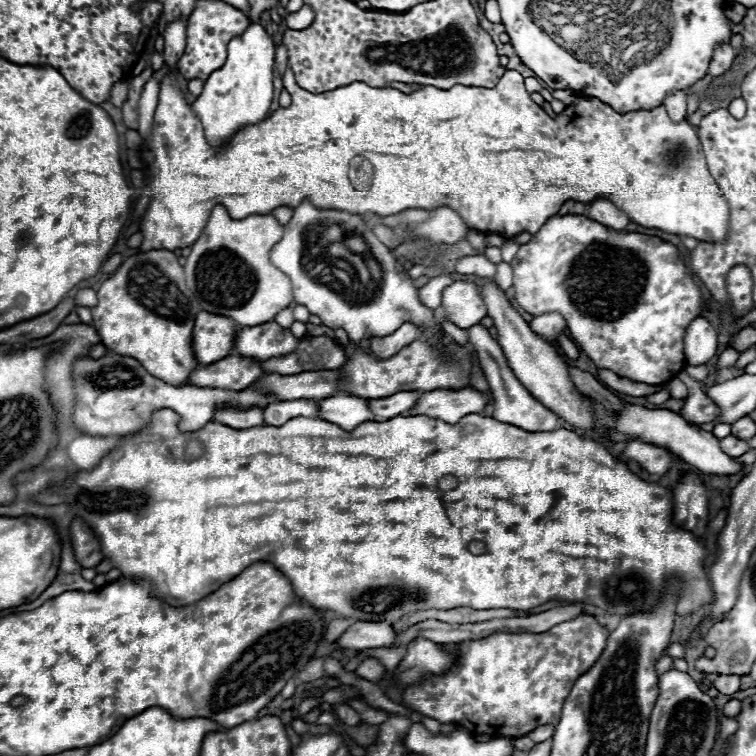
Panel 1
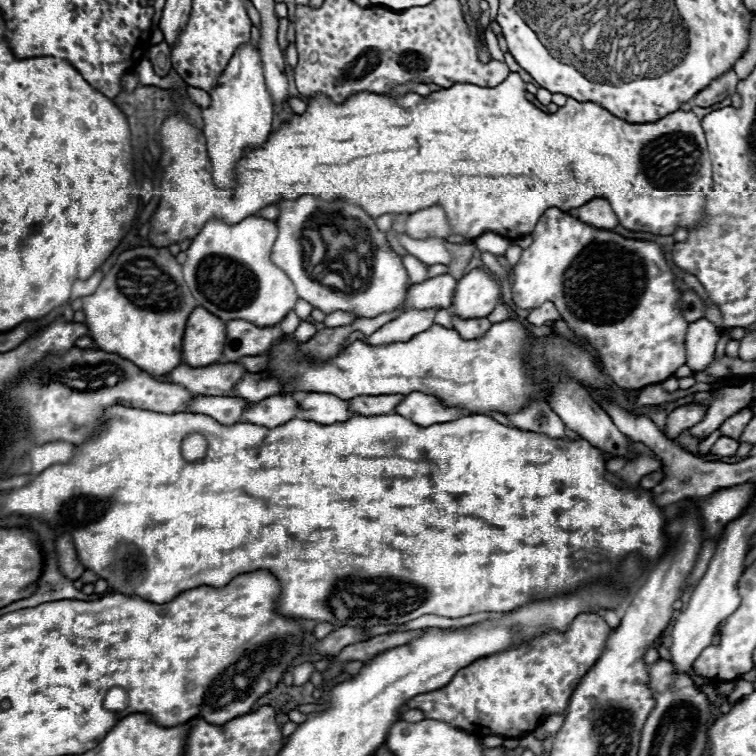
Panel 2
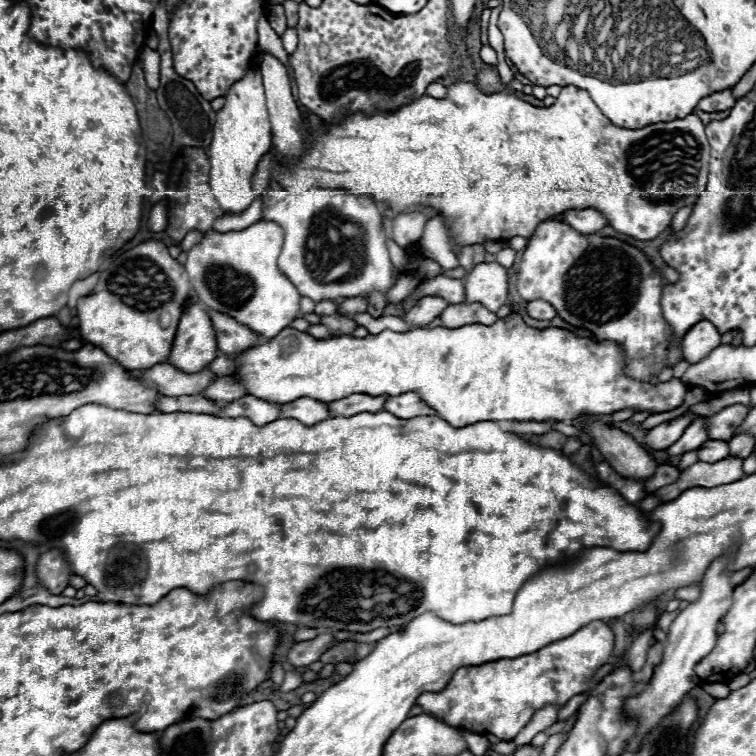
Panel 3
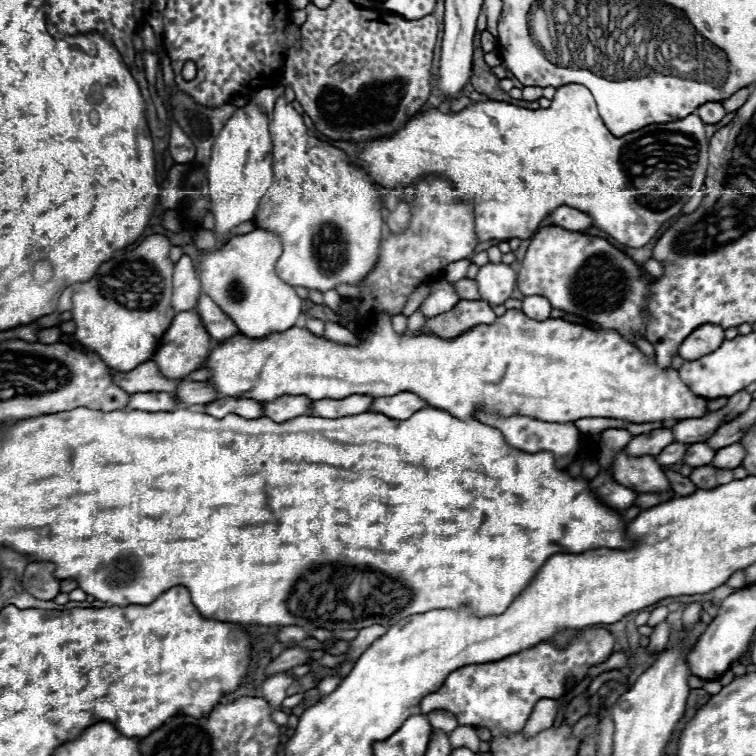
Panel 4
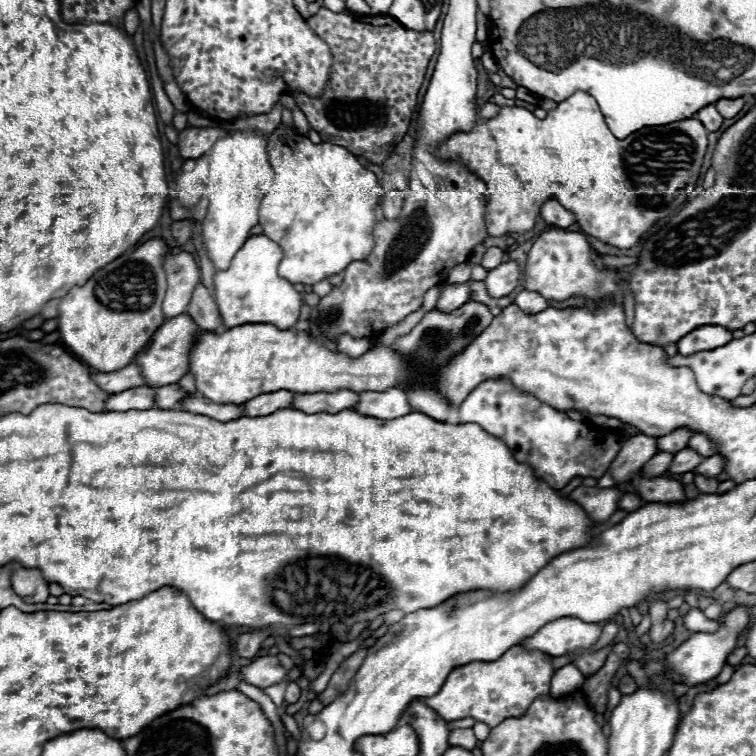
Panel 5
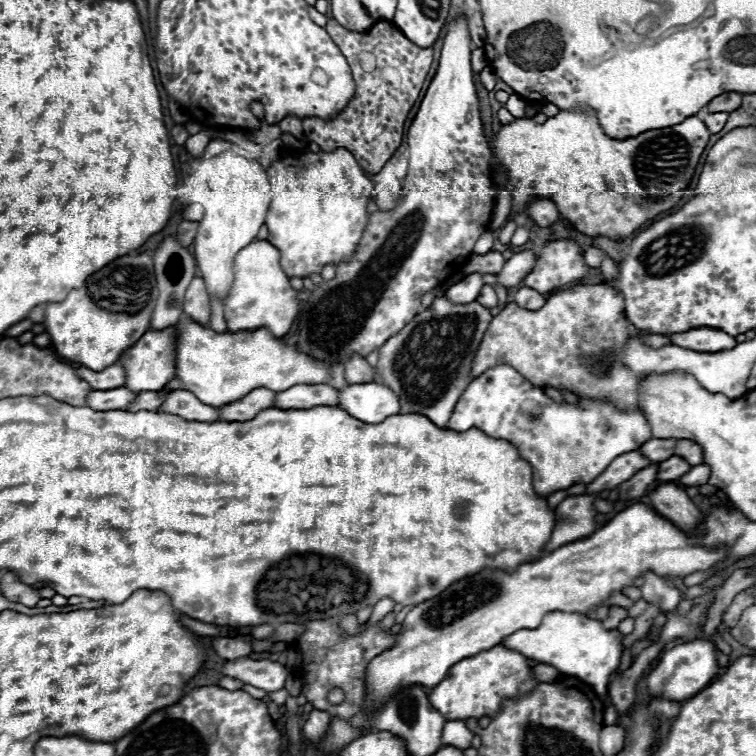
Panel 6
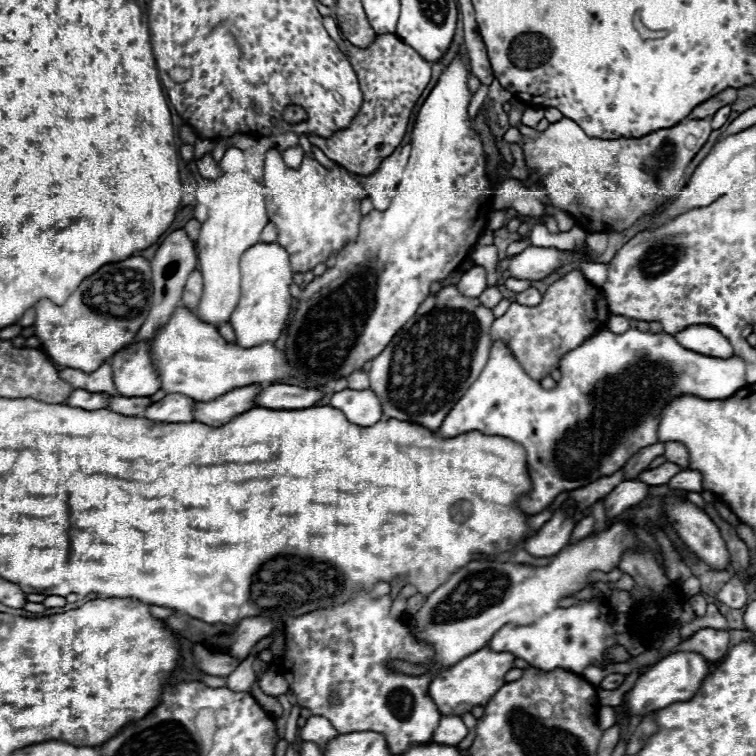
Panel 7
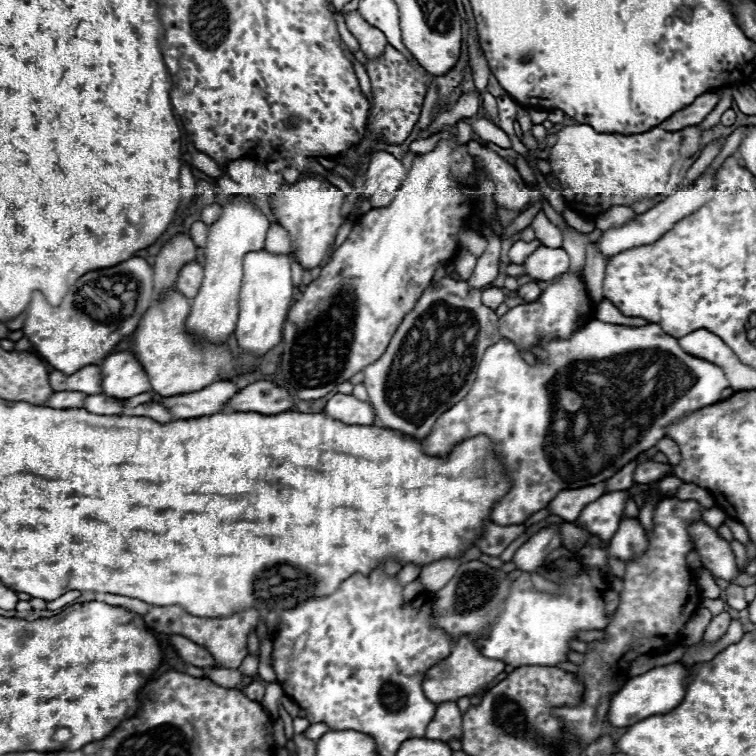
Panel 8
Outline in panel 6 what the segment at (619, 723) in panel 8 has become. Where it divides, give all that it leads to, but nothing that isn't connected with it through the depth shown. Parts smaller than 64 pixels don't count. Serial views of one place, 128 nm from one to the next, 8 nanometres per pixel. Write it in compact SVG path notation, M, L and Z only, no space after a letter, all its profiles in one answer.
M692 640L680 646L674 646L672 650L664 652L660 658L660 664L650 672L646 694L650 698L664 698L672 702L682 702L692 698L700 688L706 688L712 678L718 674L718 662L716 662L716 646L706 640Z

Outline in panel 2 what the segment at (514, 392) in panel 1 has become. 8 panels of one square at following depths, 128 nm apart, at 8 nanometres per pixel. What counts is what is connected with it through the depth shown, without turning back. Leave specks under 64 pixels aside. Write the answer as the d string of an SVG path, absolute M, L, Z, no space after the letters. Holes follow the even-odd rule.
M452 314L452 324L454 324L454 330L460 332L462 338L466 340L472 340L472 338L480 338L490 326L492 322L488 318L480 318L480 320L464 320L456 314ZM532 402L530 406L508 414L508 420L514 424L514 428L520 430L528 430L528 432L536 432L536 434L544 434L550 438L562 438L562 440L570 440L566 436L566 426L564 422L550 410L548 404L540 404L540 402Z

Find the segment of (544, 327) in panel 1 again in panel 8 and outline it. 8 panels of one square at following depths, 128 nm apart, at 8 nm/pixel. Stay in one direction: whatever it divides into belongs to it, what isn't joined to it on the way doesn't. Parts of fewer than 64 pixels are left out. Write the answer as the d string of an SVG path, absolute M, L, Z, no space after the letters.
M528 282L528 284L518 288L518 296L524 298L526 302L534 302L540 294L542 294L542 290L540 290L540 286L536 282Z

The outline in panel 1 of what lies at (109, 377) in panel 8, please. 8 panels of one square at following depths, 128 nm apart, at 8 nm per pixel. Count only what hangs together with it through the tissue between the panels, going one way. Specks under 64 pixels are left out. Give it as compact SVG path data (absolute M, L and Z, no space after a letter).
M198 312L192 330L192 350L196 362L202 366L214 364L226 358L232 350L236 324L224 320L224 316L212 316L210 312Z

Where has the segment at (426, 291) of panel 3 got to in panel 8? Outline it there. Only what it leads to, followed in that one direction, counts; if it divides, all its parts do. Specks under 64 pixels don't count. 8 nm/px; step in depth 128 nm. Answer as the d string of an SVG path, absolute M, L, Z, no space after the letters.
M486 288L486 290L482 292L482 302L484 302L488 308L496 310L496 308L504 302L504 292L502 292L502 288Z

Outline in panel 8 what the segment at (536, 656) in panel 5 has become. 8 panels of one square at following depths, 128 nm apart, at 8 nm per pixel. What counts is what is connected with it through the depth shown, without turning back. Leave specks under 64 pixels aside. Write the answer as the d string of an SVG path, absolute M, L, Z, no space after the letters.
M462 636L452 646L450 656L444 658L444 660L440 660L438 664L434 664L426 672L422 688L424 688L426 698L432 700L432 702L436 702L436 704L448 702L448 700L458 700L462 696L472 696L472 694L482 692L488 682L492 682L500 672L504 672L504 668L506 668L506 664L502 660L492 660L492 658L482 656L478 652L478 648L474 646L474 642L468 636Z

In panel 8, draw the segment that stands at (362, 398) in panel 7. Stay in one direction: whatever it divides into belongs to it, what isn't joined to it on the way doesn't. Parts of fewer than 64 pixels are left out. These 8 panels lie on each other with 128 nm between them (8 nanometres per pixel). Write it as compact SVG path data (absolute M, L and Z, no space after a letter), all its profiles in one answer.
M346 394L332 396L324 406L324 414L344 424L366 424L366 426L374 424L374 414L370 406Z

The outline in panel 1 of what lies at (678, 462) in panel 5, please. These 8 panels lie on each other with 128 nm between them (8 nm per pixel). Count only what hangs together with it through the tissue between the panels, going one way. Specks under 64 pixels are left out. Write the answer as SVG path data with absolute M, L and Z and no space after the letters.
M734 436L722 438L722 440L720 440L720 448L722 448L728 456L732 456L732 458L738 458L738 456L742 456L744 452L748 452L748 444L746 444L744 440L734 438Z

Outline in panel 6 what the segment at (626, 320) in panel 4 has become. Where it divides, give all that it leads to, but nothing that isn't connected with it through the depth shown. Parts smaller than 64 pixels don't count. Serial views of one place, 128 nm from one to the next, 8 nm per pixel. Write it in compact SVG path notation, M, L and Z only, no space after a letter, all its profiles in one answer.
M554 240L544 246L522 286L548 294L566 284L578 284L584 276L588 276L588 266L580 246L574 240Z

